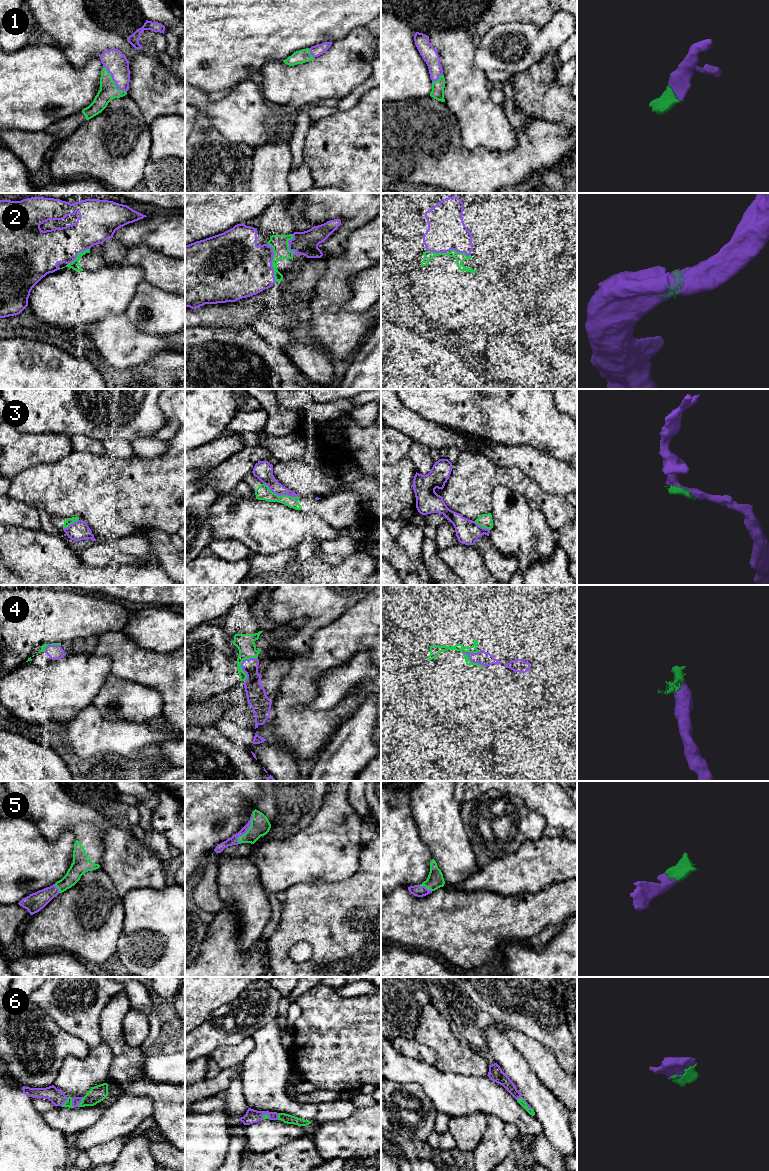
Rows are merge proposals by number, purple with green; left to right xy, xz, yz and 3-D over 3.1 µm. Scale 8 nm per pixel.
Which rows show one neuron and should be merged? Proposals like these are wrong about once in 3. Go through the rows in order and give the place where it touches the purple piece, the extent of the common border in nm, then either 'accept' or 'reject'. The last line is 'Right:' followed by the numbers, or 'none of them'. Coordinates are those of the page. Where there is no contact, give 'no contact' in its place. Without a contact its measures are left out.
1: meets purple in xy at (114, 81); contact 280 nm long; accept
2: meets purple in xz at (289, 245); contact 180 nm long; reject
3: meets purple in xz at (281, 494); contact 320 nm long; reject
4: meets purple in yz at (472, 661); contact 240 nm long; accept
5: meets purple in xz at (248, 828); contact 280 nm long; accept
6: meets purple in xy at (81, 1101); contact 90 nm long; accept
Right: 1, 4, 5, 6

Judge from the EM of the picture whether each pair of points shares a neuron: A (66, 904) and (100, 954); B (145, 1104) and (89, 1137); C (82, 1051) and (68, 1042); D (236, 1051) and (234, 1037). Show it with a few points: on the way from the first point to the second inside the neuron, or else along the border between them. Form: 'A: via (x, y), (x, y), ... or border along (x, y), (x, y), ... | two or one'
A: via (74, 916), (82, 930), (94, 942) | one
B: via (131, 1110), (103, 1131) | one
C: via (79, 1049), (71, 1045) | one
D: border along (251, 1036), (236, 1044), (219, 1046), (213, 1051) | two

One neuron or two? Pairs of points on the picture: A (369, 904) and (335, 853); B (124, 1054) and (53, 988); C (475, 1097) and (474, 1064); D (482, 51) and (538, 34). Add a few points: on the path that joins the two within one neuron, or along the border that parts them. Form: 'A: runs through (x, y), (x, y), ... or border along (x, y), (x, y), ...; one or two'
A: border along (360, 855), (358, 868), (352, 875), (327, 882); two
B: border along (104, 1008), (100, 1020), (101, 1040); two
C: border along (451, 1072), (457, 1075), (486, 1076); two
D: runs through (494, 37), (500, 31), (520, 31), (524, 33); one

